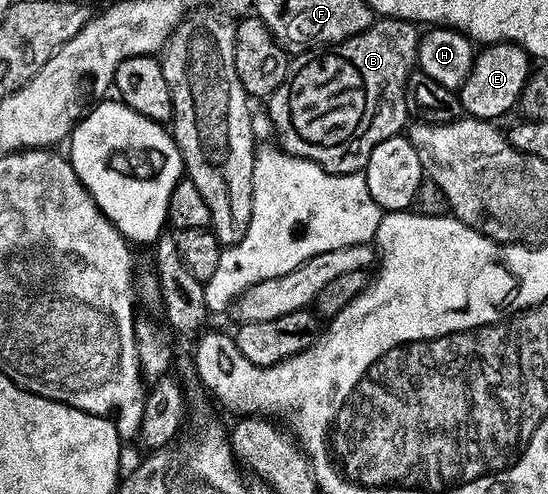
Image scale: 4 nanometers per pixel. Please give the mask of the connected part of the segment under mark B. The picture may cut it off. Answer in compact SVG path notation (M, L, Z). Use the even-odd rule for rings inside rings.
M388 16L372 19L371 25L353 38L316 51L311 60L313 67L343 68L343 100L336 104L331 101L313 69L294 69L290 79L265 104L274 135L279 138L278 147L337 175L363 172L373 148L408 127L406 80L417 64L420 35L412 21Z

